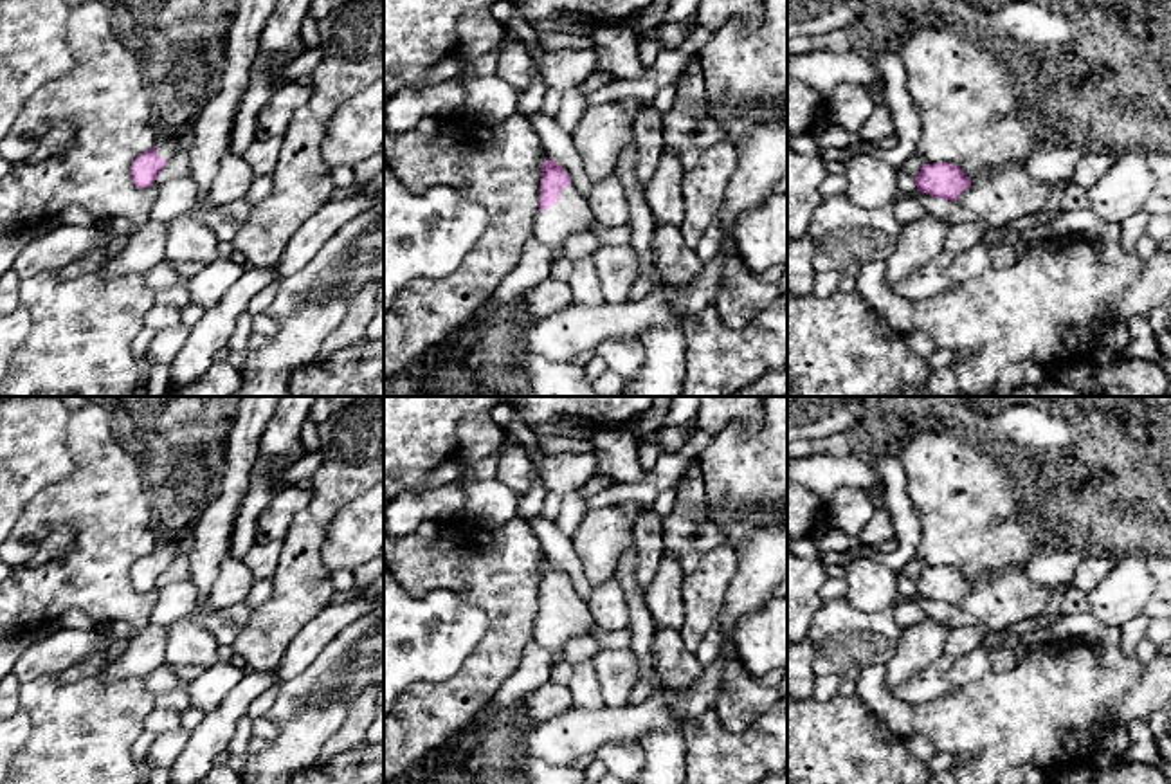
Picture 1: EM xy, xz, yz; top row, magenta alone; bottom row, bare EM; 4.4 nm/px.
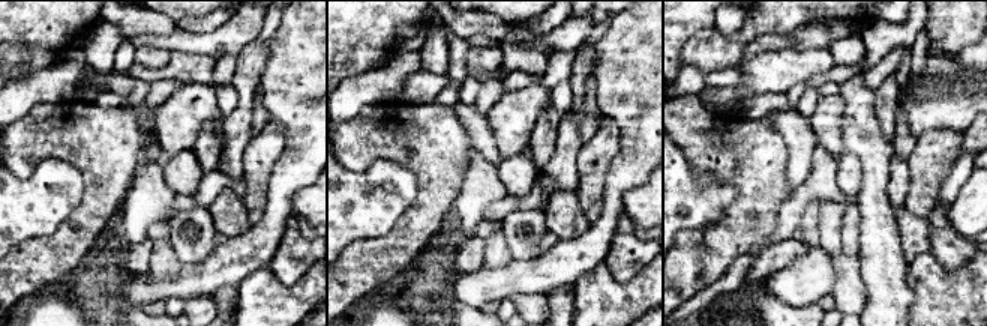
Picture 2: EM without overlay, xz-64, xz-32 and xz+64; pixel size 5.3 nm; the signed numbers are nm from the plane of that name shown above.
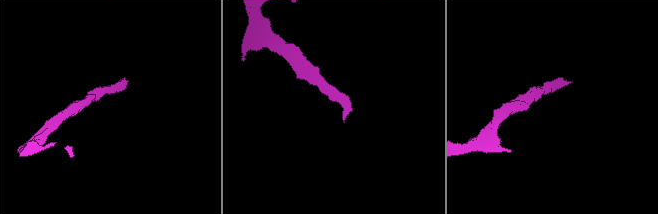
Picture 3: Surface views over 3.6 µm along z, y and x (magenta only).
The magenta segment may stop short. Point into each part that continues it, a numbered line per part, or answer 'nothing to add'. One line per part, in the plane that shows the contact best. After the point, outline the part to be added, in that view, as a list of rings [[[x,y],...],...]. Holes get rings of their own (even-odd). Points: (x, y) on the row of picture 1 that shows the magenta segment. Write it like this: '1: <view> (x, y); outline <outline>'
1: xz (571, 213); outline [[[573,182],[562,189],[560,200],[537,214],[537,238],[548,247],[553,263],[562,260],[566,240],[575,232],[591,231],[595,216],[589,198],[582,196]]]

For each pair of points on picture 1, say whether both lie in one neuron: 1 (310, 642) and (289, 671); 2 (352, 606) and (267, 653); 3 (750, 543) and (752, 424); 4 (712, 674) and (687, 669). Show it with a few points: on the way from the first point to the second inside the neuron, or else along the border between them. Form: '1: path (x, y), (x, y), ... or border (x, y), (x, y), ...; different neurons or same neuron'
1: path (303, 649), (292, 664); same neuron
2: border (321, 610), (296, 635), (274, 667); different neurons
3: border (764, 415), (753, 433), (730, 424), (716, 435); different neurons
4: border (705, 665), (705, 671), (690, 685), (667, 687); different neurons

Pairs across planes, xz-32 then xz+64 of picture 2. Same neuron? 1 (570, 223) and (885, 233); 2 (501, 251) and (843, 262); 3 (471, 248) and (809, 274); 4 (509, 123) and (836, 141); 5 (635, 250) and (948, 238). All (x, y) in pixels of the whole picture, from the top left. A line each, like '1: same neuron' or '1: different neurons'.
1: different neurons
2: different neurons
3: different neurons
4: same neuron
5: same neuron

